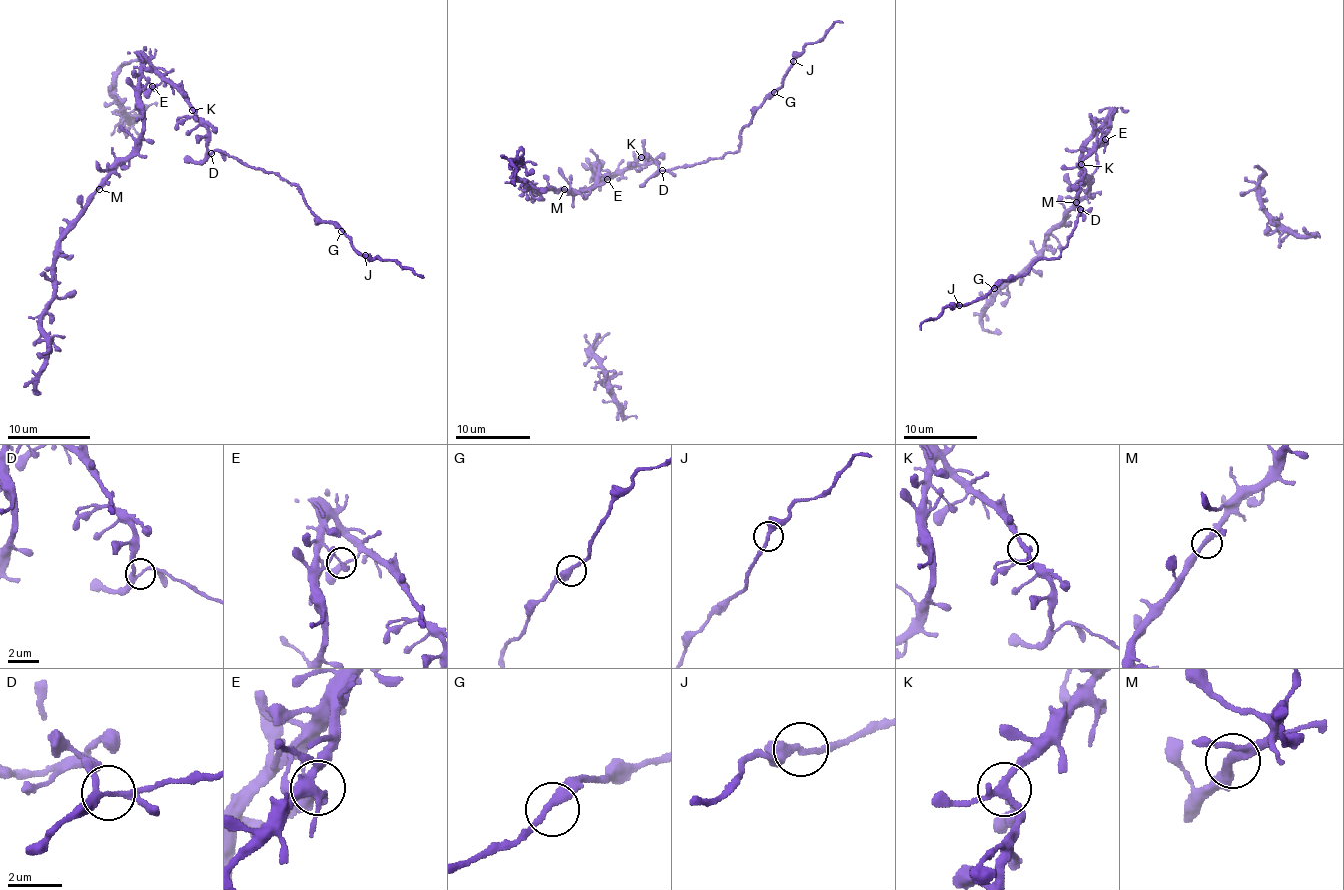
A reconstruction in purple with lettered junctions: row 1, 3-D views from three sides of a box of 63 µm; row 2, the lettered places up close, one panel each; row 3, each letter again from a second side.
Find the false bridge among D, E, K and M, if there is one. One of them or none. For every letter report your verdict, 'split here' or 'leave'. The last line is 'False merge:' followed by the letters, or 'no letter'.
D: split here
E: leave
K: leave
M: leave
False merge: D

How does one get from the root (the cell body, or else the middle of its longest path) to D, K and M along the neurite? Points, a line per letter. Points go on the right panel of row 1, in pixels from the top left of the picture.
D: (1102, 138), (1082, 163), (1085, 176), (1078, 186), (1076, 200), (1080, 208)
K: (1102, 138), (1081, 164)
M: (1102, 138), (1093, 149), (1086, 149), (1083, 153), (1083, 175), (1089, 184), (1088, 195), (1076, 202)

